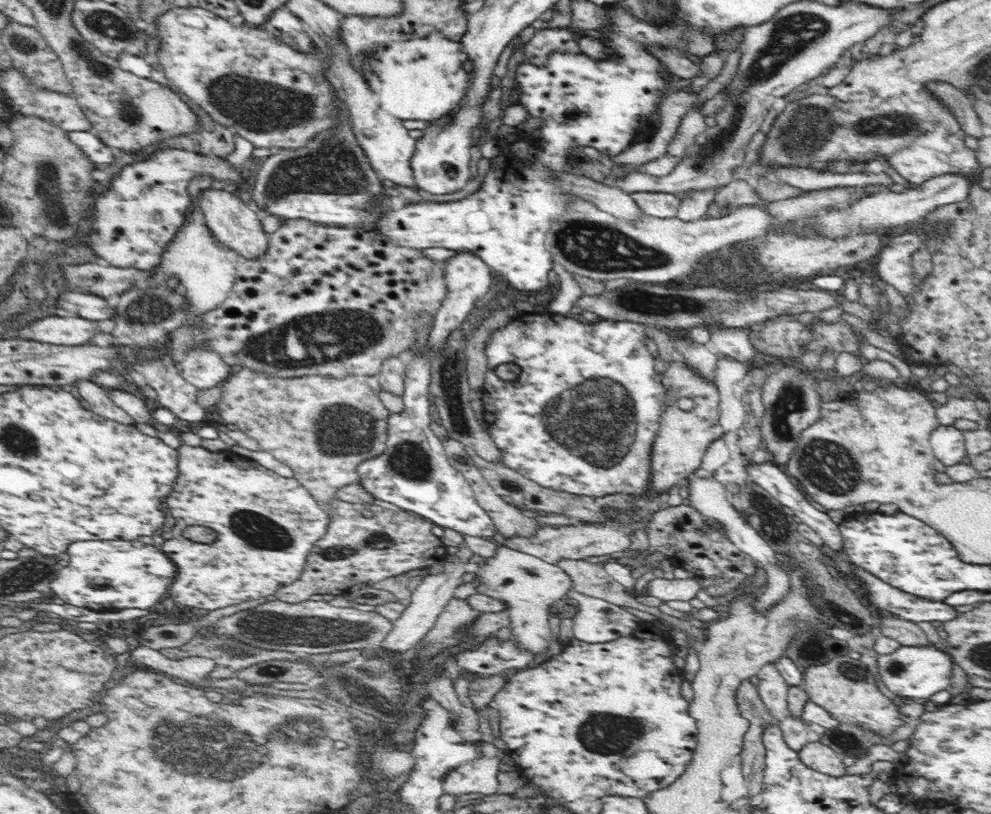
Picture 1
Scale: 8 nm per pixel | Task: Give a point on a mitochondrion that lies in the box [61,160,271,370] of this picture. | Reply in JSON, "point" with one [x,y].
{"point":[144,312]}

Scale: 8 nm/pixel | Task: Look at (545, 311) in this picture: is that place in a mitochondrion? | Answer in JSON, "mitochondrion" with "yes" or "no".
{"mitochondrion":"no"}

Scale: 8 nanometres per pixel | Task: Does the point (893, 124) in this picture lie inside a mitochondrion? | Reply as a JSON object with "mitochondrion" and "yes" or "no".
{"mitochondrion":"yes"}

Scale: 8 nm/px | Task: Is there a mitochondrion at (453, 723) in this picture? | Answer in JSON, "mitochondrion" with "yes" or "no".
{"mitochondrion":"no"}

